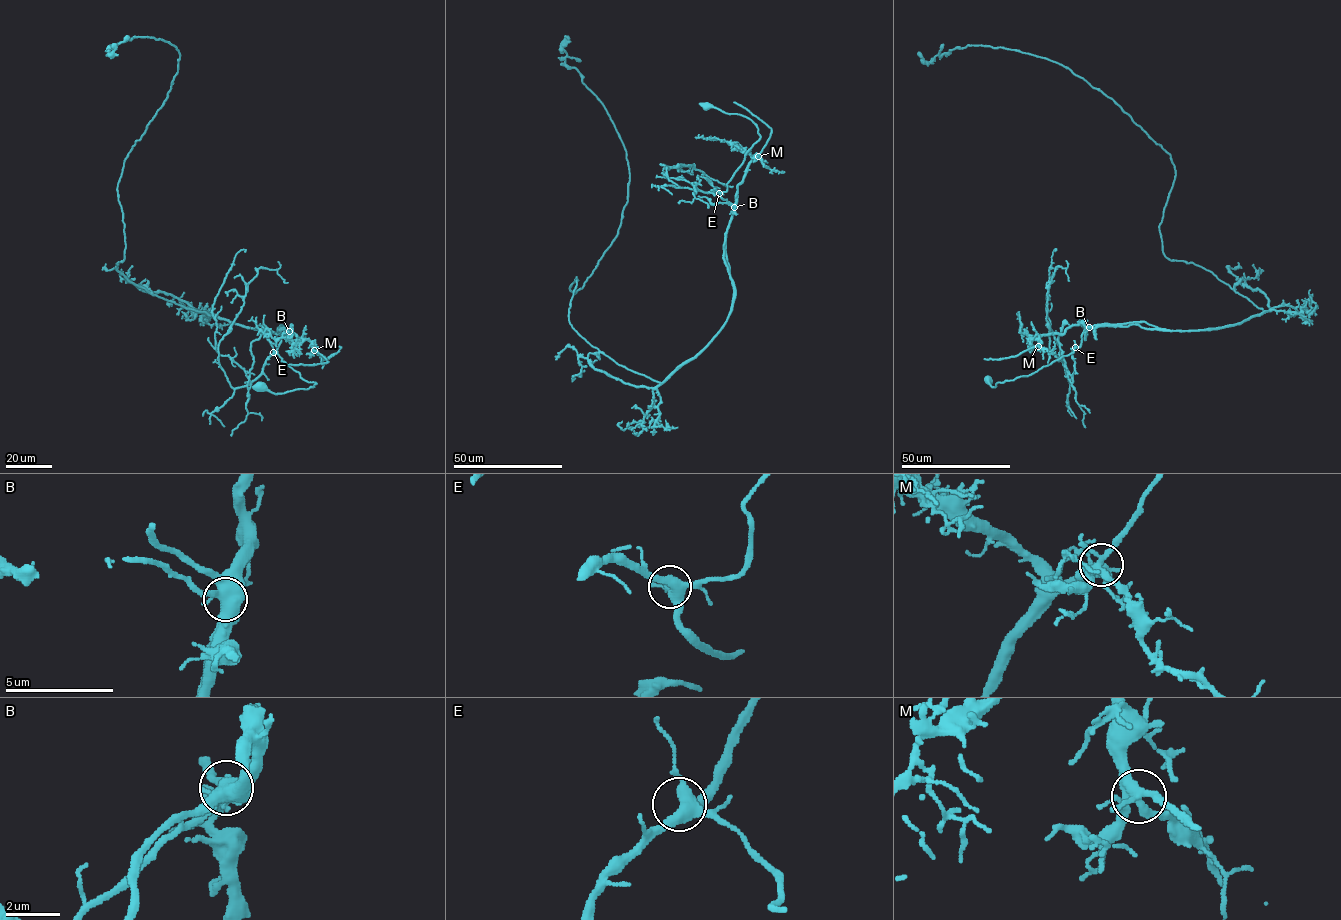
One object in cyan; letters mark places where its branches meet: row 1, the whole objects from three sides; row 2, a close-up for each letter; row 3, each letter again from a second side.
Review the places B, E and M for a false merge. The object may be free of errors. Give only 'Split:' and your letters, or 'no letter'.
Split: B

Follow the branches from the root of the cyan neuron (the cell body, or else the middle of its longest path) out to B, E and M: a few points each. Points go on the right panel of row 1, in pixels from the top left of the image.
B: (988, 380), (995, 387), (997, 382), (1029, 375), (1069, 355), (1080, 346), (1081, 335), (1089, 327)
E: (988, 380), (995, 387), (997, 382), (1029, 375), (1072, 353), (1075, 347)
M: (988, 380), (995, 387), (1069, 355), (1080, 346), (1086, 328), (1079, 323), (1063, 333), (1043, 334), (1038, 346)

